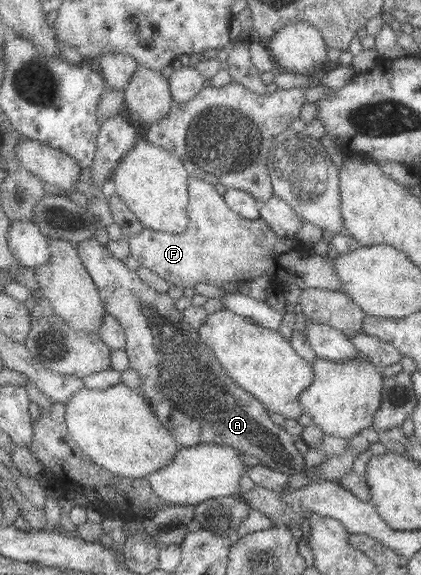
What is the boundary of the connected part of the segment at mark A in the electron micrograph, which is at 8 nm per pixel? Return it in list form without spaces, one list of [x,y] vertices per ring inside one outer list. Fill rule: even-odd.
[[[94,238],[78,244],[86,266],[101,288],[108,313],[116,316],[126,328],[129,341],[127,352],[131,357],[132,369],[137,371],[143,384],[140,394],[151,400],[157,415],[169,425],[180,444],[190,448],[200,444],[234,446],[243,455],[252,455],[260,459],[262,464],[270,465],[289,475],[304,472],[306,456],[302,456],[302,452],[298,450],[297,438],[273,419],[272,412],[266,404],[242,388],[236,380],[232,380],[233,377],[218,360],[216,350],[202,340],[200,329],[194,329],[186,322],[185,312],[176,306],[176,298],[160,292],[146,282],[138,271],[128,268],[122,259],[113,255],[110,244],[102,244]]]

